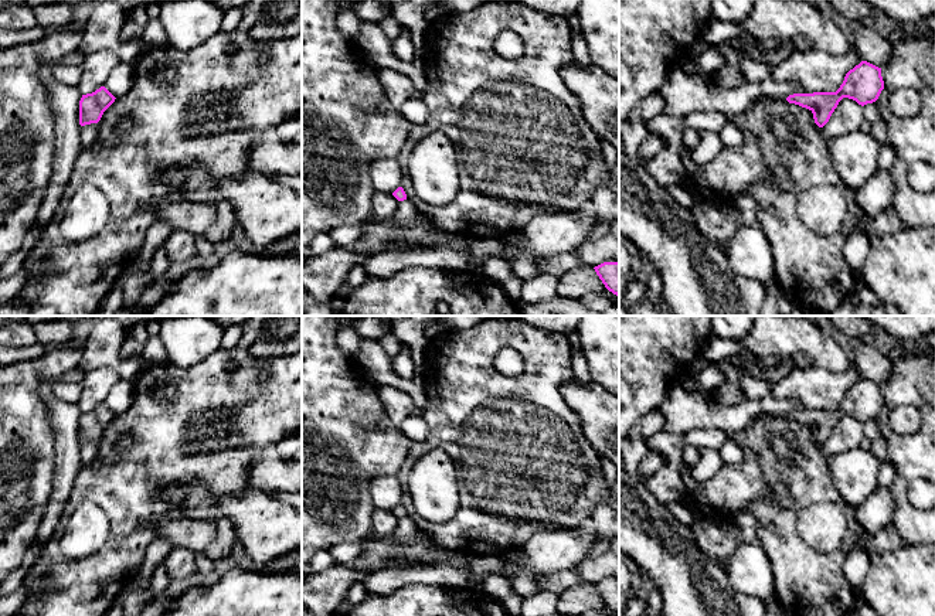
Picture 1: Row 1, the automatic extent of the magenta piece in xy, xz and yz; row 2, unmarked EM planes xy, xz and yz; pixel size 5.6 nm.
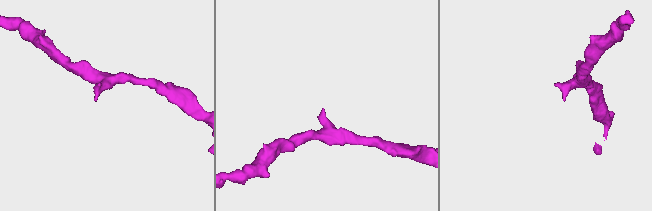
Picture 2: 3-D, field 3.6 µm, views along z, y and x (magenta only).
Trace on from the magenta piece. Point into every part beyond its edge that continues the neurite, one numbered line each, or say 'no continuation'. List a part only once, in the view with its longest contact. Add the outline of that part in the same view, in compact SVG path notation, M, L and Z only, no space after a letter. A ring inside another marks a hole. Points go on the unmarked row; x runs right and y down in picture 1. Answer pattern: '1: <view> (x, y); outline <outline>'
no continuation

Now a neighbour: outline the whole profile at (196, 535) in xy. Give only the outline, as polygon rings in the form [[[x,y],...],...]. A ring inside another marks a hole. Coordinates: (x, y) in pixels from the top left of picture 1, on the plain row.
[[[167,520],[159,523],[157,537],[169,540],[173,548],[186,548],[198,554],[215,540],[217,525],[204,520]]]

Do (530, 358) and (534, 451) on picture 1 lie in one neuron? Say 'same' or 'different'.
same

